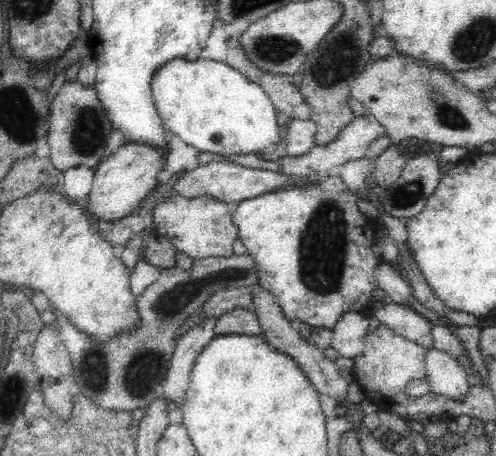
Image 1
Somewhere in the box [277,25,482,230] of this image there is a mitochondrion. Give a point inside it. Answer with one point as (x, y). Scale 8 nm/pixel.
(407, 194)

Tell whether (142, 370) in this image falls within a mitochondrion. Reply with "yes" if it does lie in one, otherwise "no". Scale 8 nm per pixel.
yes

